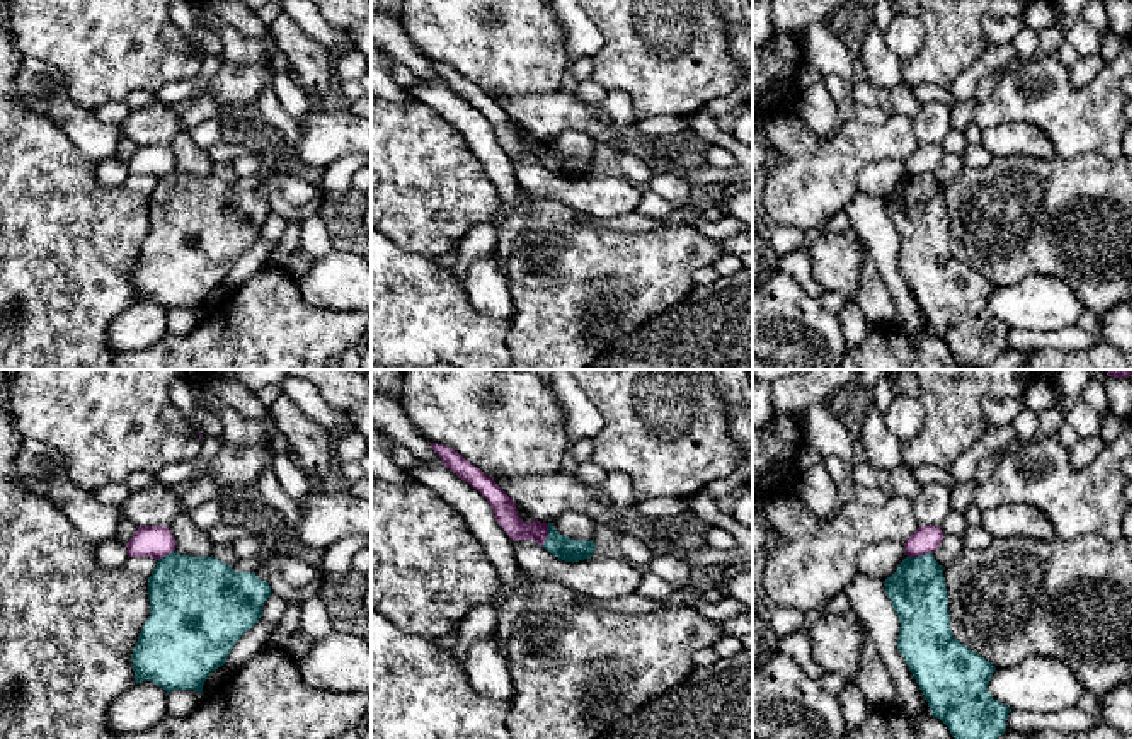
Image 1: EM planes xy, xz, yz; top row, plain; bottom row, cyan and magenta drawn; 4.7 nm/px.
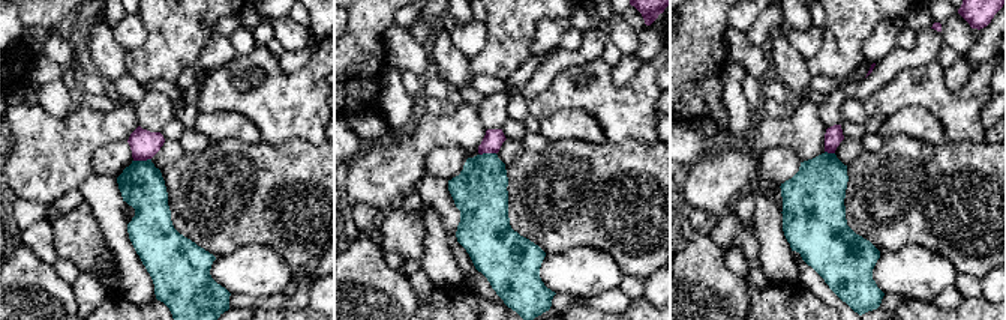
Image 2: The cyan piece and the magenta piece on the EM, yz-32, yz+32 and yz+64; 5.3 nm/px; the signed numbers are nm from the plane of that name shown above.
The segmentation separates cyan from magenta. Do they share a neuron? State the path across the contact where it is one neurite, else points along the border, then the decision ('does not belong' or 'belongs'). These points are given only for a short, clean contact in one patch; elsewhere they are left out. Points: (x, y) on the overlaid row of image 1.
along yz (932, 552), (908, 557) | does not belong

